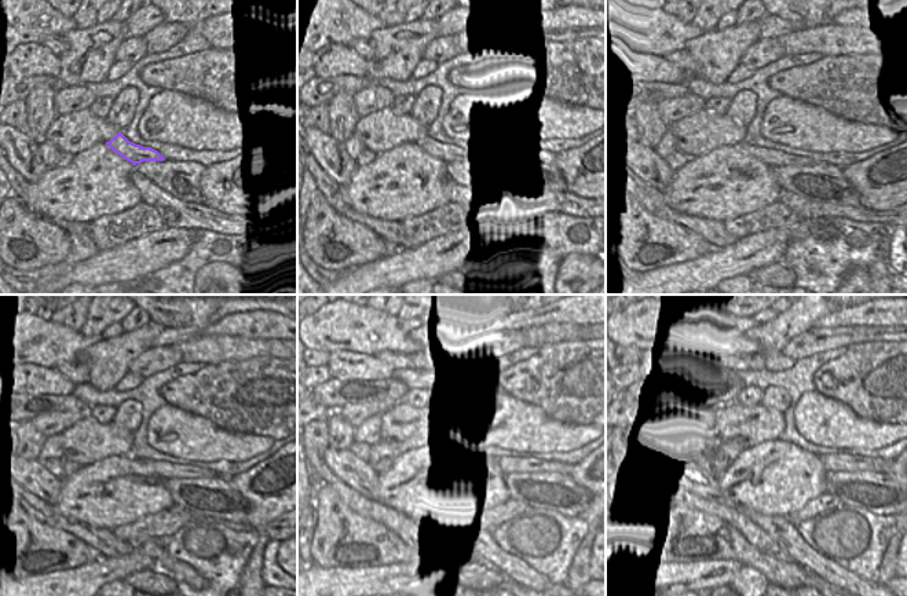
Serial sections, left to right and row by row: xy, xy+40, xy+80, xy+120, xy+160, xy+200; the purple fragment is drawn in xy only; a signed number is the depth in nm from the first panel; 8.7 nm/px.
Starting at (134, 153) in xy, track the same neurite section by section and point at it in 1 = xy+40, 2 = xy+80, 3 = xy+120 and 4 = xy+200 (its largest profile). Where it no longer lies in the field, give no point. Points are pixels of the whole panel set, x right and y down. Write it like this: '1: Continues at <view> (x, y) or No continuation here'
1: Continues at xy+40 (447, 153)
2: Continues at xy+80 (772, 157)
3: Continues at xy+120 (165, 470)
4: Continues at xy+200 (840, 461)

